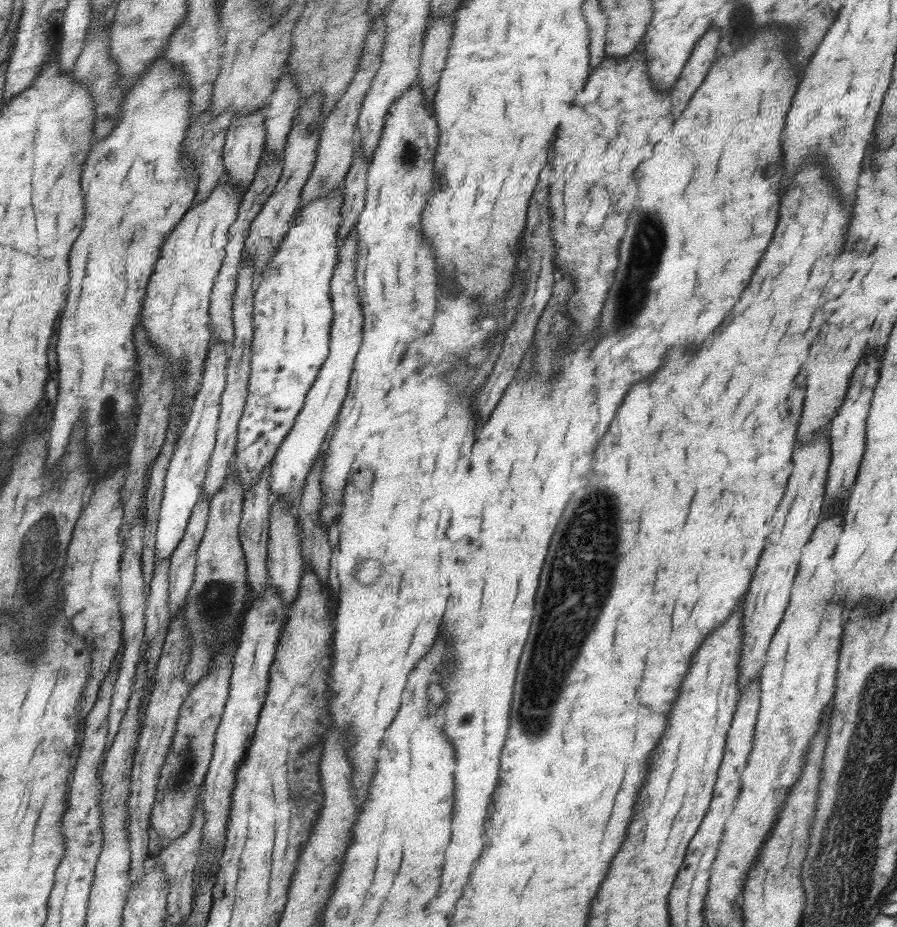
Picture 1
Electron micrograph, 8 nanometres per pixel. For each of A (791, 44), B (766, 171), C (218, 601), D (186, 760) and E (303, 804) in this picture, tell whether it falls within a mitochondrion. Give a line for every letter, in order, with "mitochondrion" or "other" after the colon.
A: other
B: other
C: mitochondrion
D: mitochondrion
E: mitochondrion

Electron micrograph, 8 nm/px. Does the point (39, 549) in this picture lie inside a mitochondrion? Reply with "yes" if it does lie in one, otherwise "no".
yes

